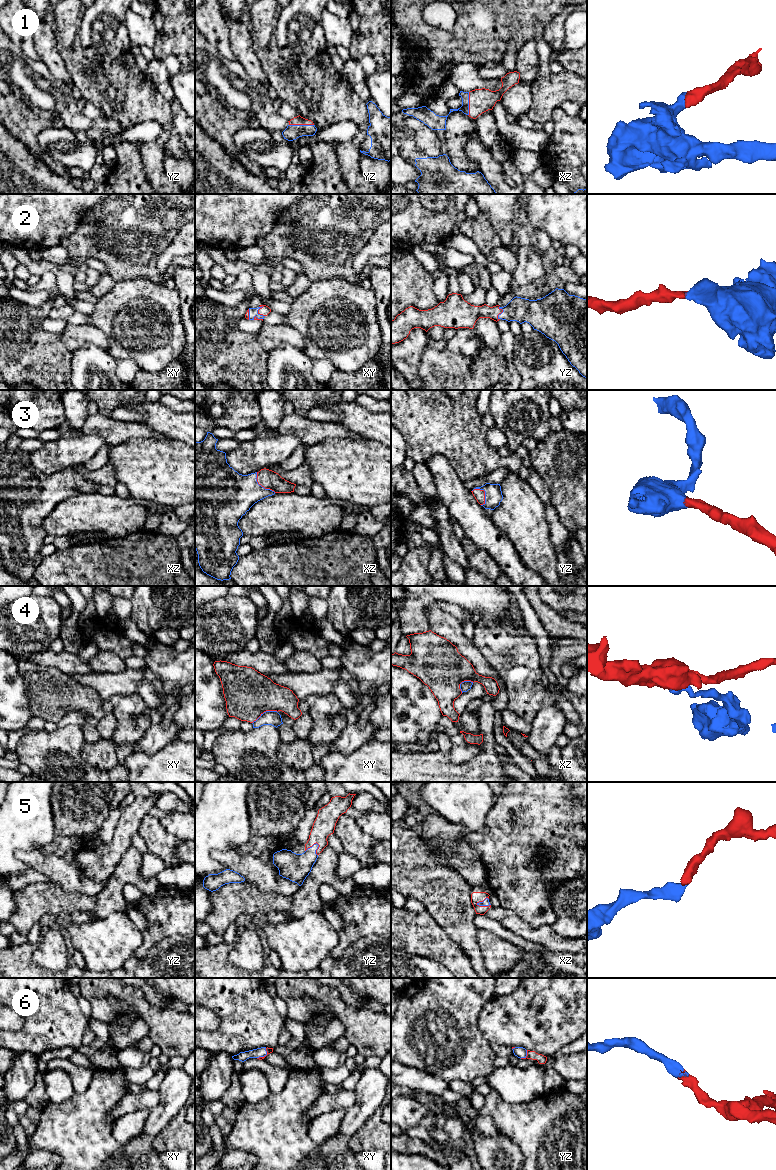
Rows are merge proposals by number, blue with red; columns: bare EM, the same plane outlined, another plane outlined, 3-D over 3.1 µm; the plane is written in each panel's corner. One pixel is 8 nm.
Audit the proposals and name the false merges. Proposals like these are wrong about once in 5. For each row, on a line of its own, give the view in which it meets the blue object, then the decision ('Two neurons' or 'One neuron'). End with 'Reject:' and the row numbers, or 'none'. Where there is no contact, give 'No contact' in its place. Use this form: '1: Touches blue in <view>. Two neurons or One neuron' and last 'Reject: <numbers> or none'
1: Touches blue in yz. One neuron
2: Touches blue in xy. One neuron
3: Touches blue in xz. One neuron
4: Touches blue in xy. Two neurons
5: Touches blue in xz. One neuron
6: Touches blue in yz. One neuron
Reject: 4

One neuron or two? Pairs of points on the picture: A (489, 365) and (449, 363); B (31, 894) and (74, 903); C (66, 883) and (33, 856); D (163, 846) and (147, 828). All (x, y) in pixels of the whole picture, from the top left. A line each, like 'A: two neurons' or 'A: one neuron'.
A: one neuron
B: one neuron
C: one neuron
D: one neuron

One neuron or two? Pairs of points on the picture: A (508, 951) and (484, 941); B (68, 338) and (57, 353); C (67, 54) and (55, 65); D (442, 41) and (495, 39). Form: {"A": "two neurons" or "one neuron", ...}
{"A": "one neuron", "B": "two neurons", "C": "two neurons", "D": "one neuron"}

